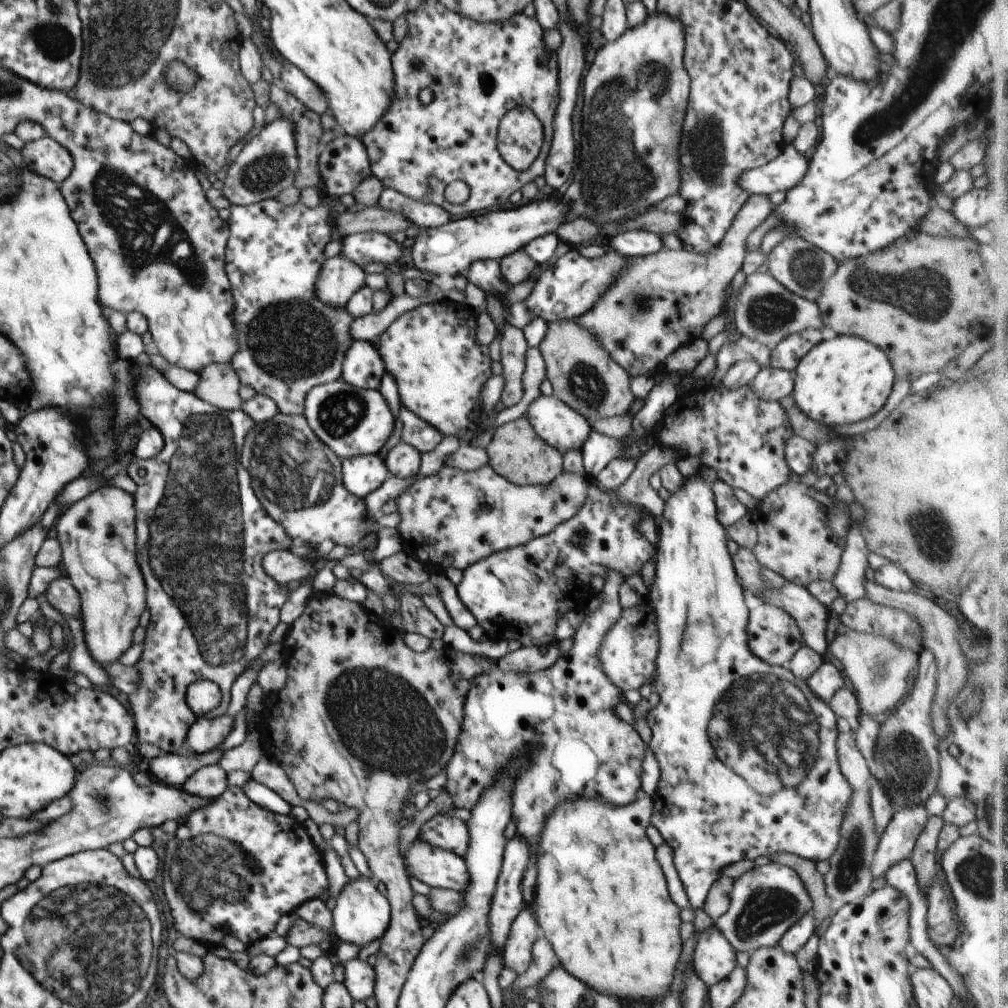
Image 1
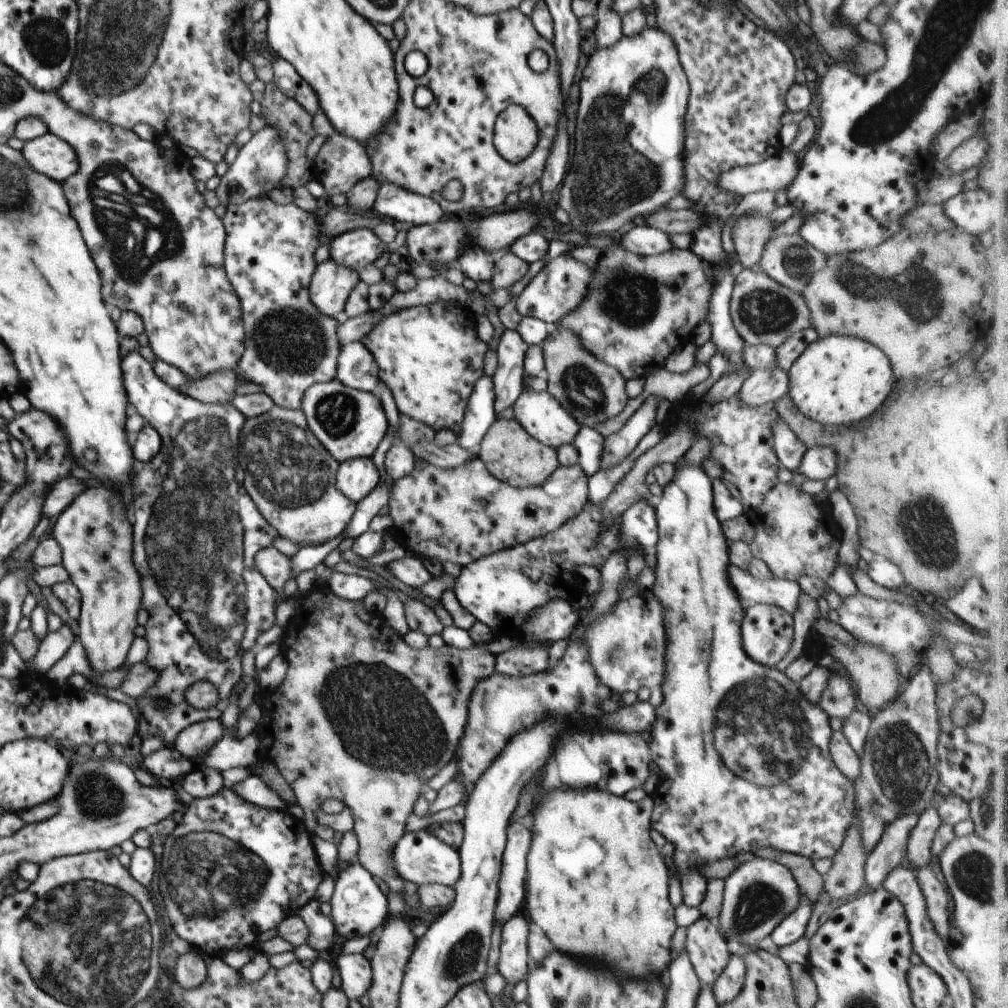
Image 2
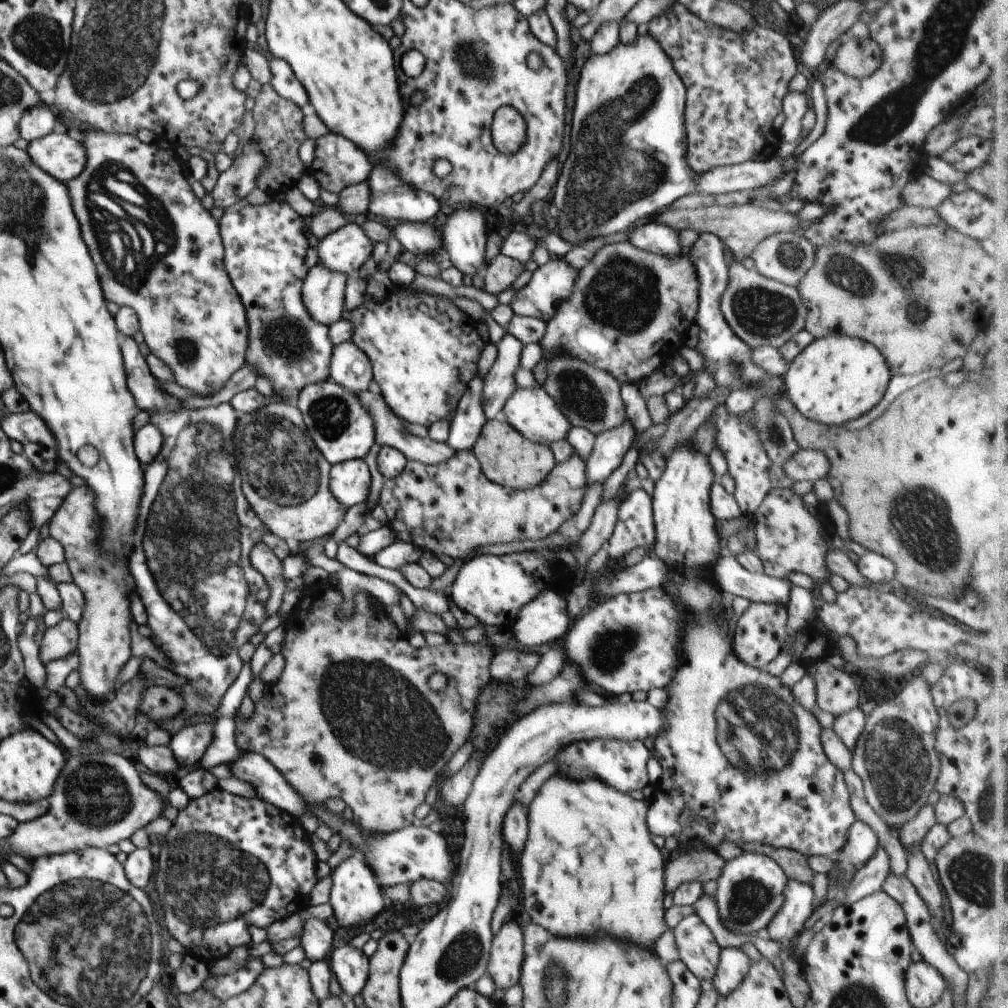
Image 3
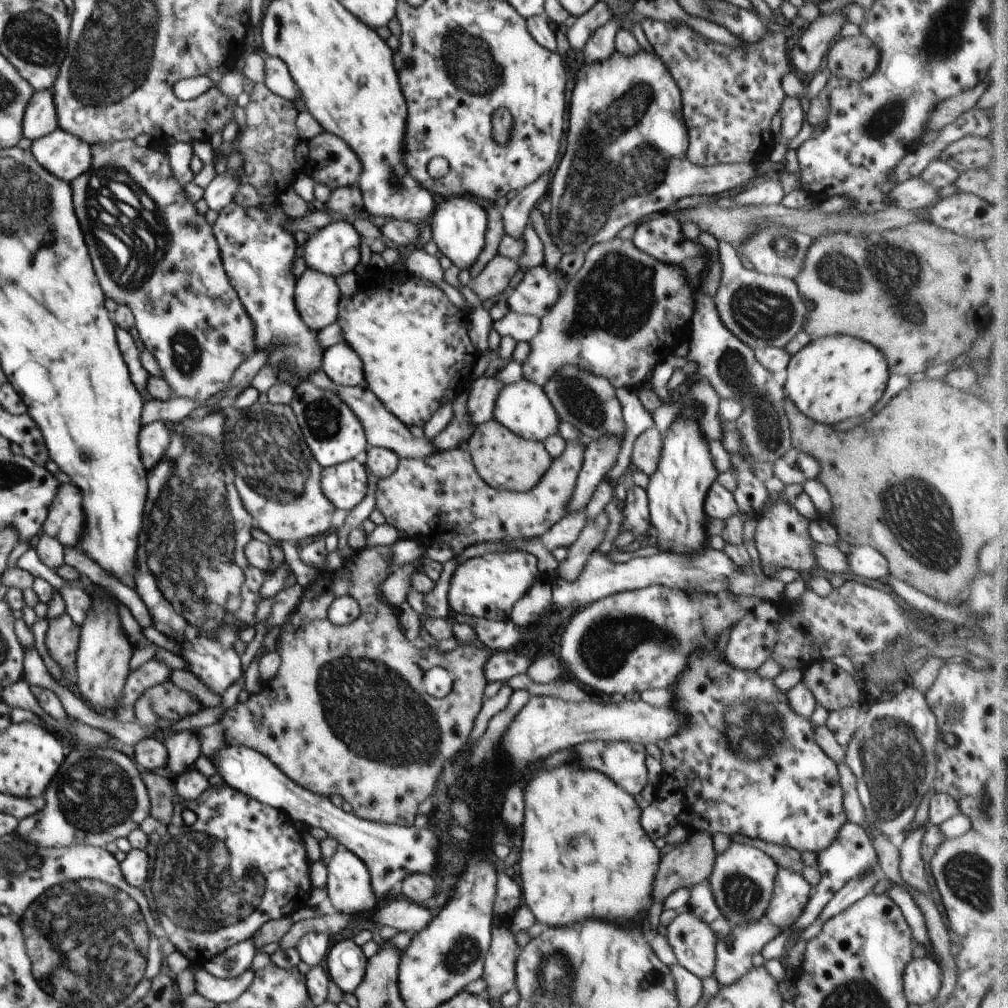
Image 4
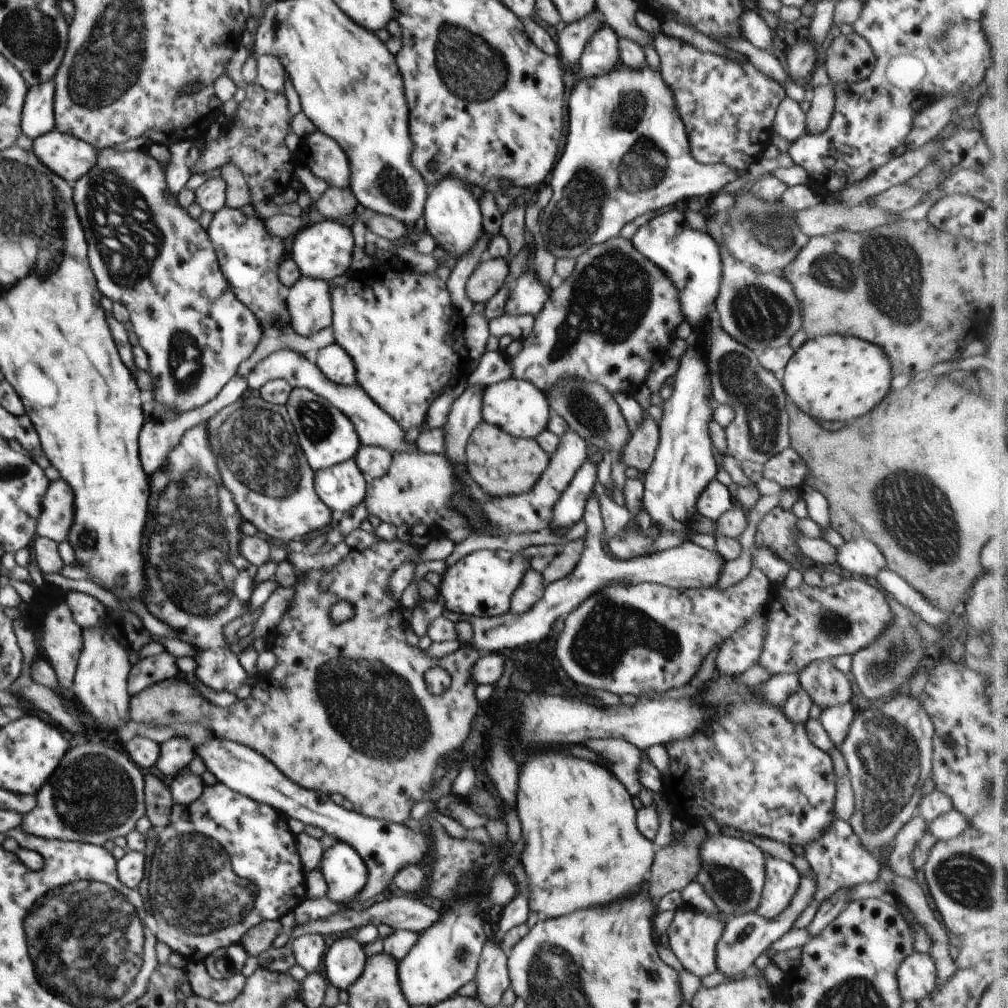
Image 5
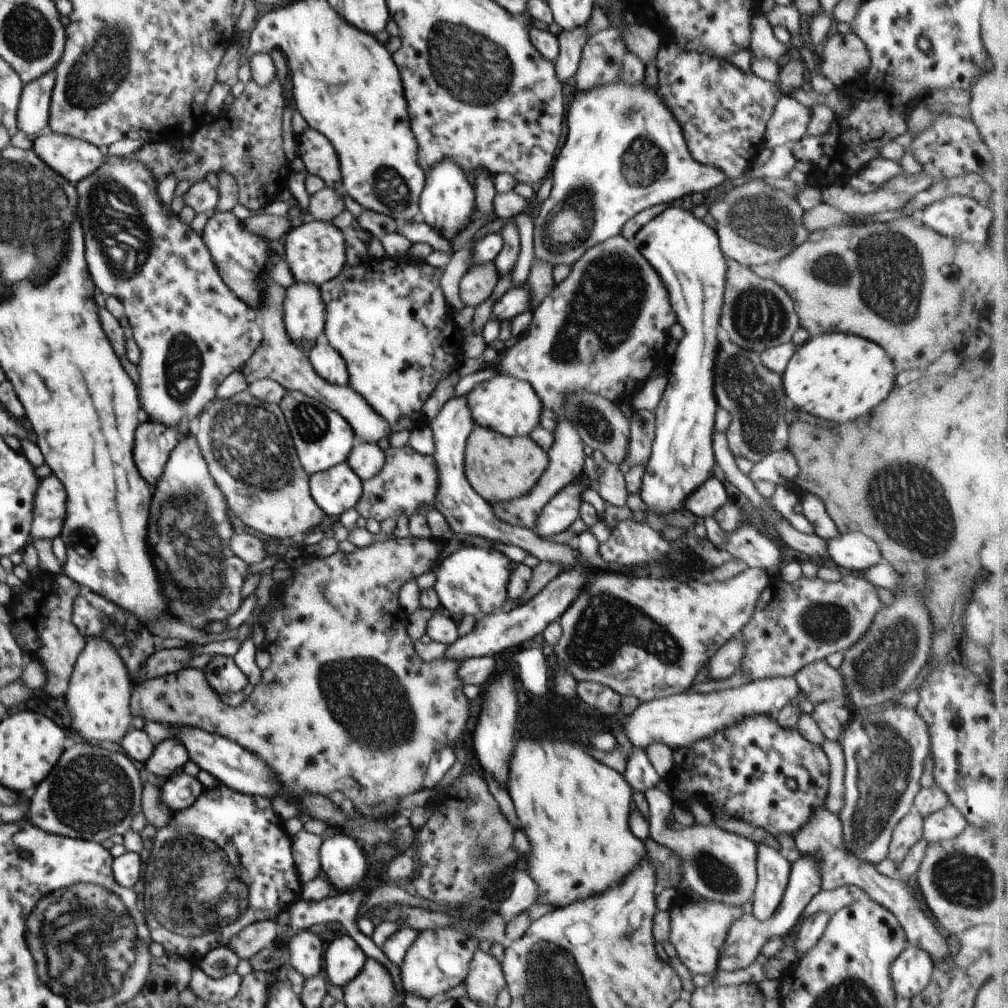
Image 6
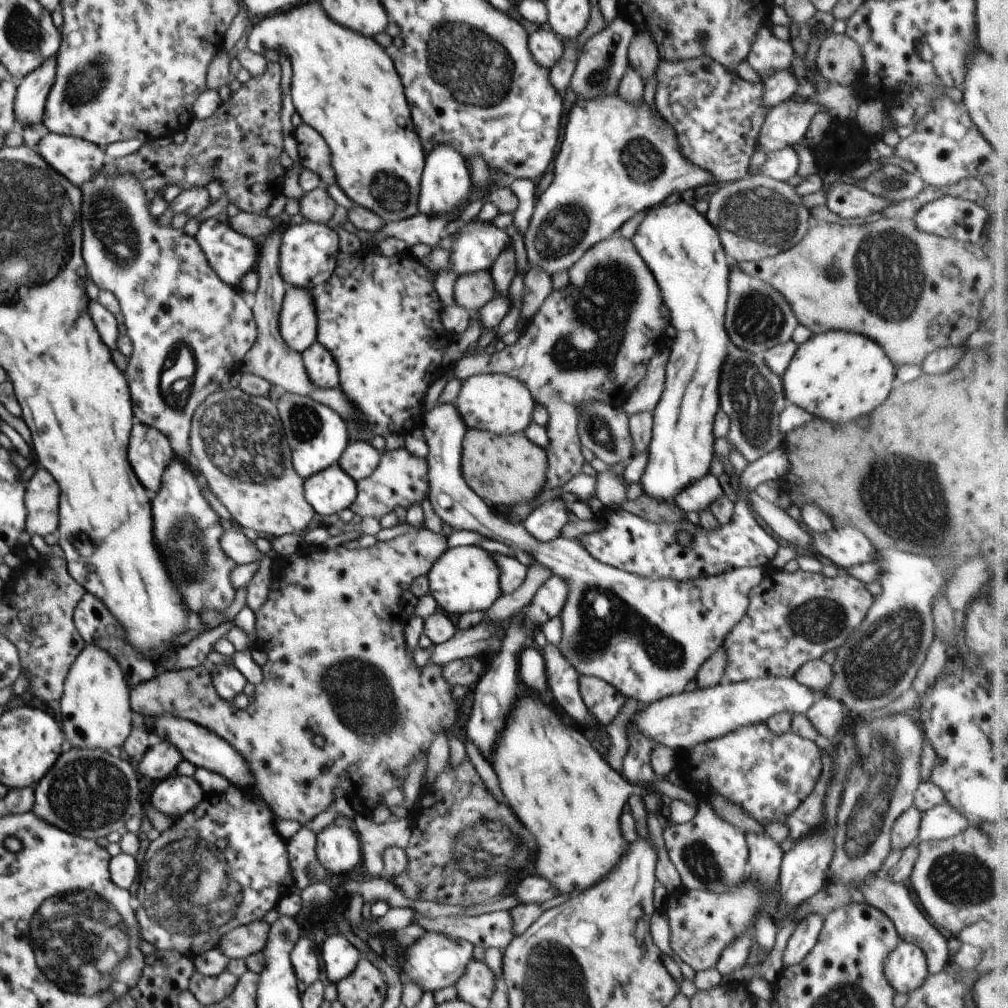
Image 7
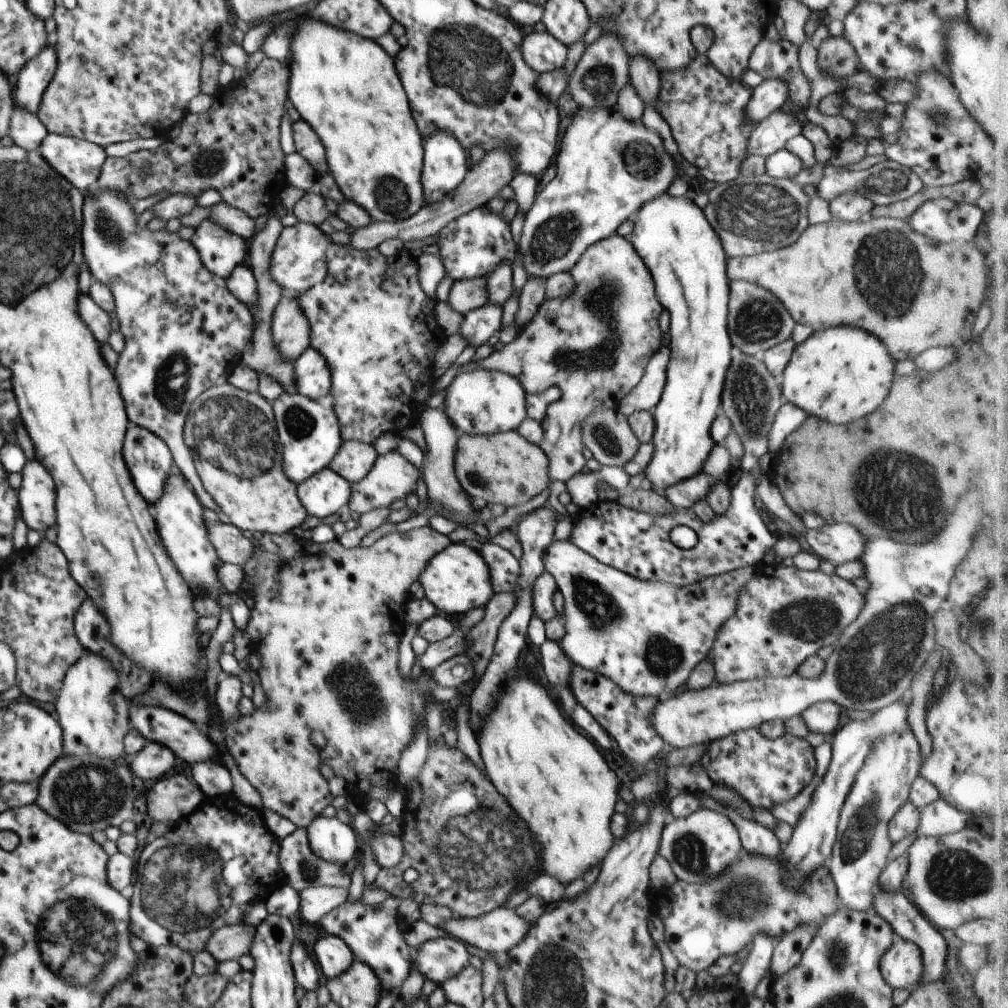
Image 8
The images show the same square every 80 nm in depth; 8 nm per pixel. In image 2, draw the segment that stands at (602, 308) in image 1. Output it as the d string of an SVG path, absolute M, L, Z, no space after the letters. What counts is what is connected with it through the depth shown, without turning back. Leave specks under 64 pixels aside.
M614 244L602 253L600 260L594 268L595 275L590 281L583 301L573 311L570 311L570 314L567 314L561 321L556 323L555 326L570 329L572 333L576 333L579 336L579 341L582 341L582 344L589 350L589 353L594 354L596 358L603 360L607 365L617 368L626 381L635 378L646 378L656 369L663 368L666 359L674 350L692 342L692 338L694 338L694 336L692 336L694 328L696 328L702 320L706 320L707 318L713 291L713 269L715 266L709 265L708 261L704 261L703 258L696 256L690 249L670 249L657 255L639 255L638 253L634 254L633 252L627 251L618 244Z

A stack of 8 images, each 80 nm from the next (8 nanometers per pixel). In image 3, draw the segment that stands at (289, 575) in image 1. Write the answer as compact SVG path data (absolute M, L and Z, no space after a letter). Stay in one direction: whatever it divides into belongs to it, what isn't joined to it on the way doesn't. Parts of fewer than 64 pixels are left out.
M260 541L249 554L252 566L267 580L271 595L266 601L267 616L279 612L282 596L287 591L286 578L283 576L283 564L270 547Z

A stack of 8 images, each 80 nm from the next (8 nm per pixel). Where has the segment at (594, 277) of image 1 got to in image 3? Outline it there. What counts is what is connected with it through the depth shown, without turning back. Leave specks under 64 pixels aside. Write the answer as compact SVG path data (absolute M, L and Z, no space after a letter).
M563 257L550 259L533 272L529 283L516 294L510 306L516 315L536 317L548 322L556 314L558 307L571 297L578 277L579 270L570 266Z

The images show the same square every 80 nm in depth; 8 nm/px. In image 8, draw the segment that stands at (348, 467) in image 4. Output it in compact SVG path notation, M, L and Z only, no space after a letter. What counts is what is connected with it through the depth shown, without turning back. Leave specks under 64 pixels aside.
M330 467L309 476L297 486L297 496L307 514L332 520L342 506L349 503L352 494L351 482Z

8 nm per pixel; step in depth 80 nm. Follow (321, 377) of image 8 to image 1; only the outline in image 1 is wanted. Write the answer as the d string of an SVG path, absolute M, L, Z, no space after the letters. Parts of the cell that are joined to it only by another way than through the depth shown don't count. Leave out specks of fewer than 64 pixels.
M354 340L343 360L341 378L363 389L379 389L385 362L371 341Z

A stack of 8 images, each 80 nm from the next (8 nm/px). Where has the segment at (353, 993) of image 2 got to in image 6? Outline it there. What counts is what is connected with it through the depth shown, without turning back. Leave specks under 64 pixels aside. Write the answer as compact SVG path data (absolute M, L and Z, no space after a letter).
M348 934L336 937L323 952L323 975L331 985L343 987L362 970L367 956Z

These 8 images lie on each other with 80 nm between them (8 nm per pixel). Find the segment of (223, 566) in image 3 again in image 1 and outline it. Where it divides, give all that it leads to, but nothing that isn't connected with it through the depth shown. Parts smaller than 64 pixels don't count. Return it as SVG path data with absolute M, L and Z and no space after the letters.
M144 358L130 362L129 371L135 374L135 393L139 405L141 406L141 414L145 416L162 434L165 440L164 448L158 456L148 460L142 460L142 466L128 466L128 474L130 478L138 484L138 490L134 494L136 500L136 534L138 534L136 542L138 542L138 566L142 570L146 583L146 600L147 607L151 612L151 619L146 629L145 641L143 642L143 651L140 660L134 665L139 672L138 688L129 694L130 706L132 707L132 717L135 722L135 734L138 735L140 745L156 745L161 752L176 754L183 752L185 746L186 735L188 729L197 721L197 715L192 712L192 709L186 702L186 691L188 687L196 680L208 679L215 682L221 690L220 704L214 709L205 714L207 719L213 719L217 716L224 715L227 712L231 701L231 688L237 678L246 670L250 661L259 657L263 650L268 646L268 636L272 634L272 630L278 626L280 622L280 608L288 600L291 591L287 585L279 585L263 567L263 557L272 551L288 551L292 546L292 539L286 534L284 527L276 522L264 510L262 503L256 496L251 484L252 477L249 471L242 466L240 457L242 456L242 446L244 446L244 438L246 434L256 426L256 421L246 412L238 409L235 411L218 408L205 400L202 400L196 393L181 391L176 388L160 371Z

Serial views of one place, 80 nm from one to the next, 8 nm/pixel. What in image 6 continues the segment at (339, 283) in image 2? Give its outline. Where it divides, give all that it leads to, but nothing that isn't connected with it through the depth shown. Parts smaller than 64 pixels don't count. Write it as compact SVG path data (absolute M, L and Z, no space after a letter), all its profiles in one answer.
M296 281L285 289L283 321L294 344L316 342L324 334L326 307L314 283Z

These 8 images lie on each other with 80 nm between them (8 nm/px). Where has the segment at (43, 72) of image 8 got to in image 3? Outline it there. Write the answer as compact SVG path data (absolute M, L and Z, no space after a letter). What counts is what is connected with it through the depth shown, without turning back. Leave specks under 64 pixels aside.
M43 102L42 105L28 109L22 115L18 128L19 136L30 142L58 129L58 116L54 114L50 106Z

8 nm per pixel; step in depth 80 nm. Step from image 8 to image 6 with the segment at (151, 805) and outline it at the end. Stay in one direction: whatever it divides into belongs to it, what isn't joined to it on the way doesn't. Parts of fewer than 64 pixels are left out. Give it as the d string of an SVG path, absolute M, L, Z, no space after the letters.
M183 770L161 781L160 787L162 802L172 813L192 806L205 789L197 776L186 774Z

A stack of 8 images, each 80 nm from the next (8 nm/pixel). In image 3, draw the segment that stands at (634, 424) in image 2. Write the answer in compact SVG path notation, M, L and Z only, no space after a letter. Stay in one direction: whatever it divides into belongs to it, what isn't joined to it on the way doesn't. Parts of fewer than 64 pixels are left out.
M626 417L622 425L597 434L594 450L585 464L587 486L603 483L622 463L637 438L637 430Z

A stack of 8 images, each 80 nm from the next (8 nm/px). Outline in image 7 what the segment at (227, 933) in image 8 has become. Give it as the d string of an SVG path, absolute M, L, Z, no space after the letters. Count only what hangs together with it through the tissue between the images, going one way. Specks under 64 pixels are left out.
M260 919L239 926L225 934L219 942L220 949L230 959L242 959L260 952L266 946L271 923Z

